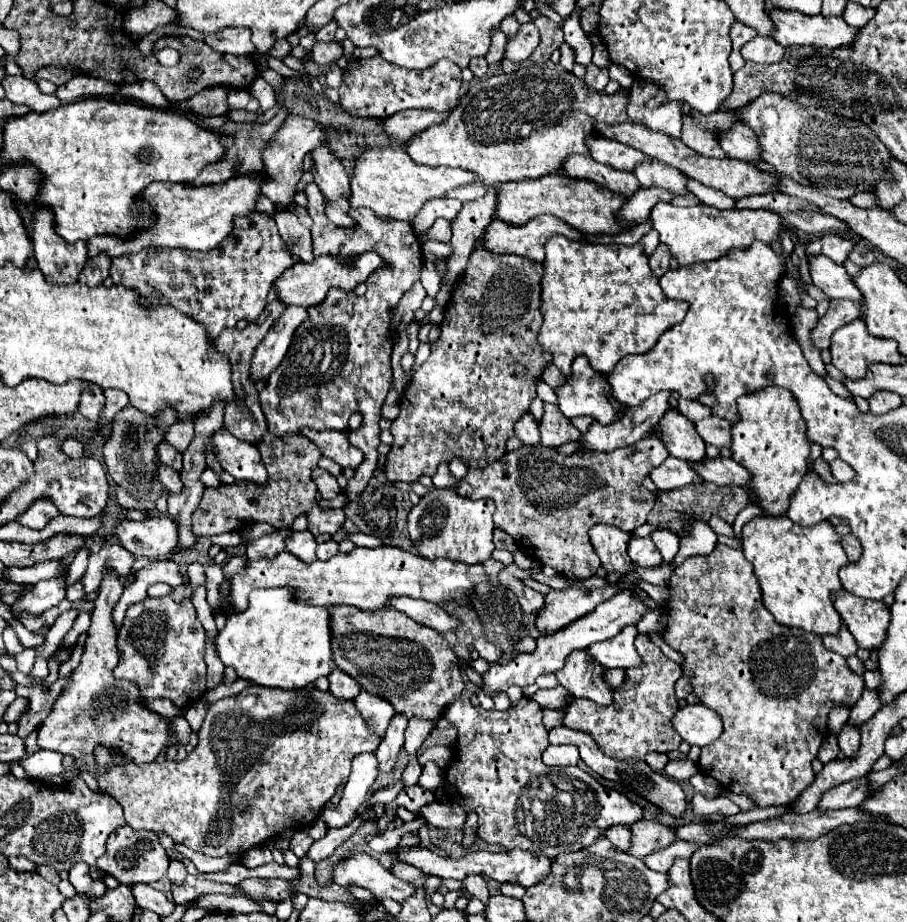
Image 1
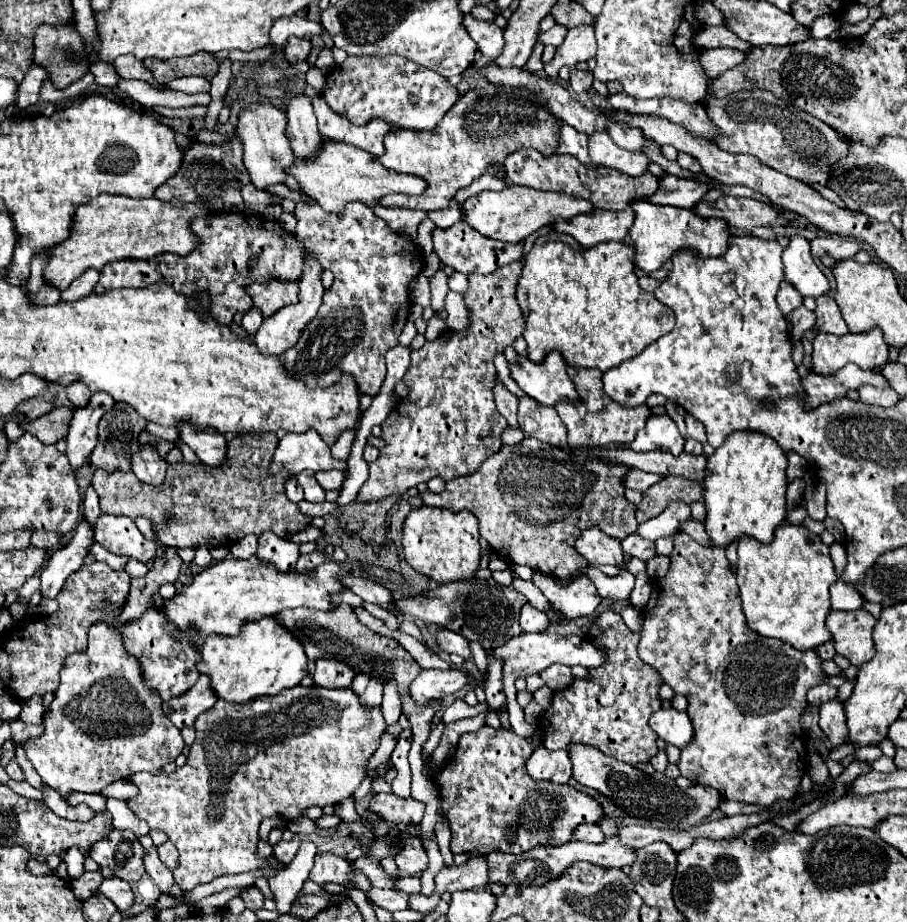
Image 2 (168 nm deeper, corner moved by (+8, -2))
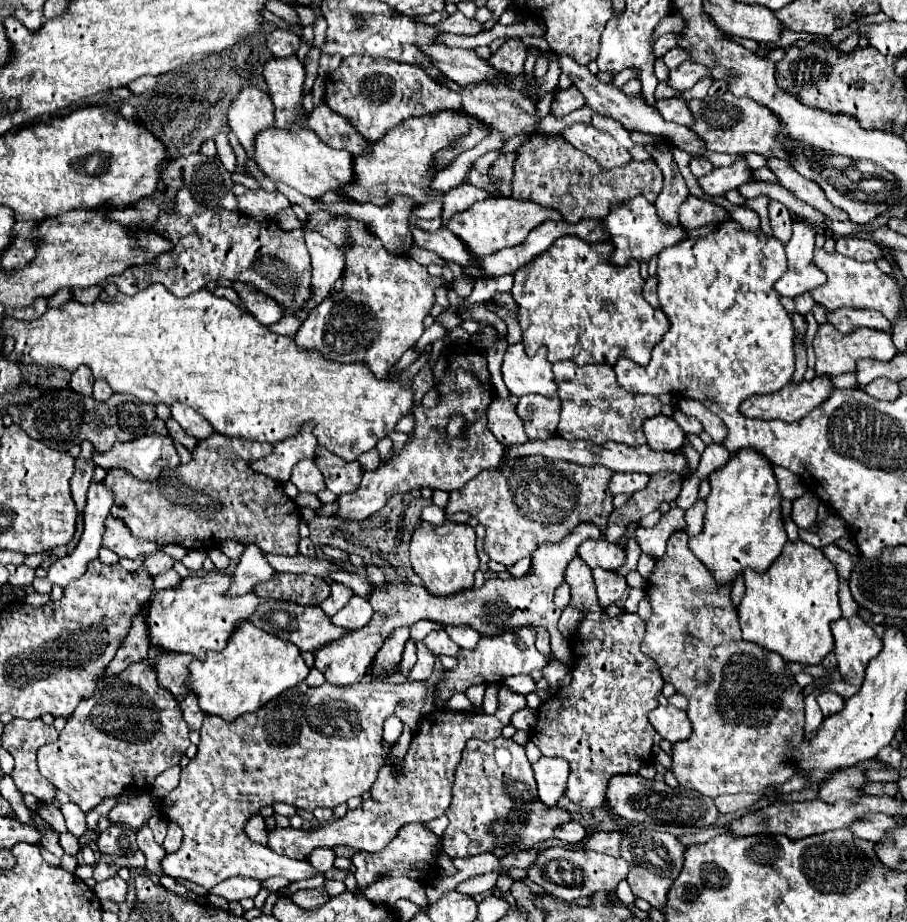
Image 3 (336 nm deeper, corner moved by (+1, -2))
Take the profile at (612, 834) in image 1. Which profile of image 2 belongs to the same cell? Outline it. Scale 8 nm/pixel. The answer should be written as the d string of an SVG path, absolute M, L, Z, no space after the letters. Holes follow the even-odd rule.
M580 825L572 833L572 839L576 839L576 841L588 841L588 843L602 843L604 841L604 833L600 831L598 825Z

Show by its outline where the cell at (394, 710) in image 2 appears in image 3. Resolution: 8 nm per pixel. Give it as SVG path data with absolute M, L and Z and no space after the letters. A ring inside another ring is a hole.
M409 639L409 641L405 643L403 659L401 659L401 663L399 663L399 673L401 673L401 675L407 675L407 673L413 669L415 661L417 661L417 657L415 657L415 641Z

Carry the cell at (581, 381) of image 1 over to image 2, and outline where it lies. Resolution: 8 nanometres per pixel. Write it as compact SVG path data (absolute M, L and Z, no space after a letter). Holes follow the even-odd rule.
M550 351L542 363L532 363L520 357L518 363L508 363L510 377L532 399L542 405L554 407L558 401L578 401L576 387L572 385L566 363L558 351Z

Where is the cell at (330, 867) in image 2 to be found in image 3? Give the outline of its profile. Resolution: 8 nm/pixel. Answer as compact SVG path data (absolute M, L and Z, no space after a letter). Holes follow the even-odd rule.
M317 847L313 849L313 853L309 855L309 863L313 863L315 867L319 867L319 871L329 871L333 869L335 863L335 851L329 847Z

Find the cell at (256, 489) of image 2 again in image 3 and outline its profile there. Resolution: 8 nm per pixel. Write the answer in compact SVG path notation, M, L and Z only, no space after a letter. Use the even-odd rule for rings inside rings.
M219 433L197 443L193 449L193 459L187 465L175 467L175 471L163 471L157 481L139 481L129 471L111 469L105 475L105 485L113 493L113 507L111 515L123 519L131 533L139 539L147 539L151 543L167 545L175 543L185 549L199 549L211 551L225 541L241 541L245 545L255 543L263 547L267 553L275 555L295 555L295 545L299 543L299 521L301 515L297 511L295 501L283 491L283 483L253 471L249 465L251 461L265 457L271 451L271 445L251 443L247 439L231 439Z

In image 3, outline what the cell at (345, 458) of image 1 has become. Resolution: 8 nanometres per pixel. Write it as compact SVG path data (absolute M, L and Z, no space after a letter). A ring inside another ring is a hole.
M309 423L299 435L277 443L271 455L257 459L255 463L251 463L251 467L259 473L265 473L285 483L289 481L295 463L299 463L301 459L315 461L315 457L317 457L317 437L313 435L313 423Z

